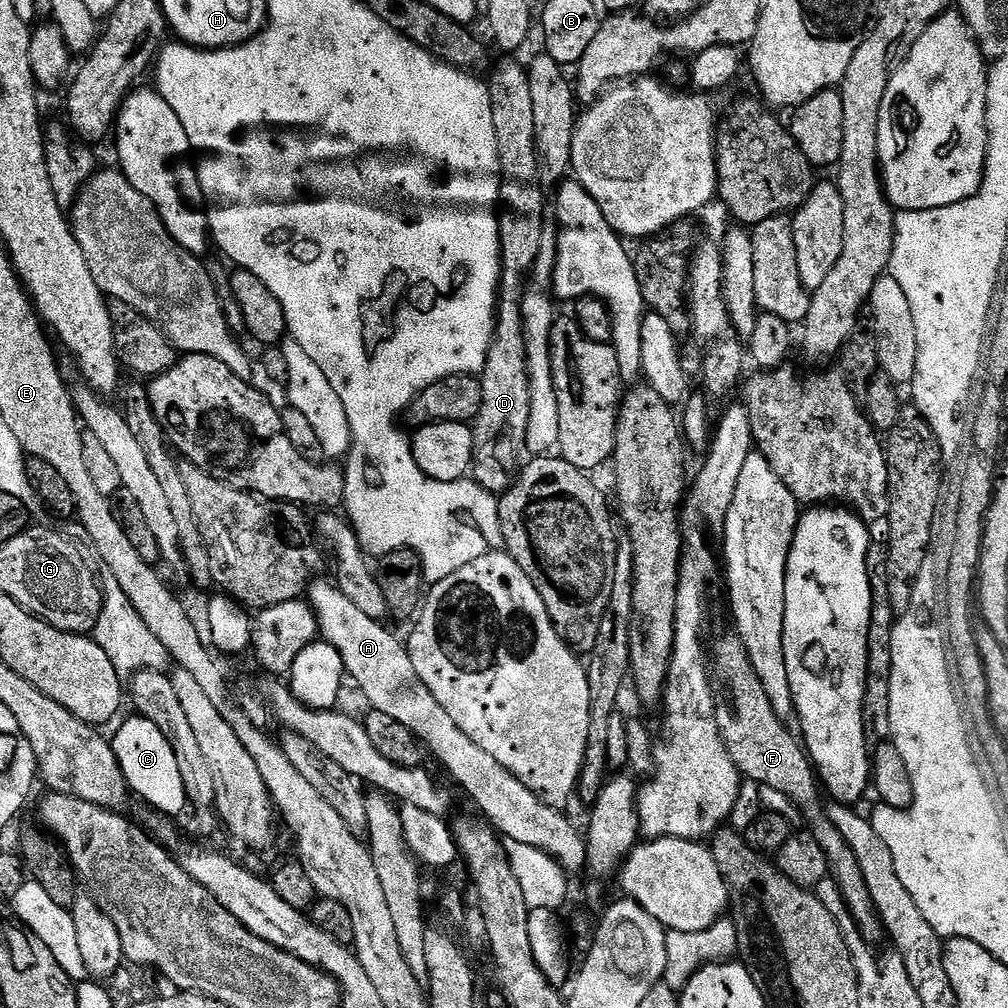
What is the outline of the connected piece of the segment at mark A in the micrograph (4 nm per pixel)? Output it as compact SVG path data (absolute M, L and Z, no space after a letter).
M315 579L306 596L318 621L321 639L332 645L343 659L345 673L364 691L366 699L375 711L394 718L416 736L425 749L428 748L452 771L451 779L471 779L479 775L489 759L486 750L475 744L446 714L444 707L414 670L407 647L392 634L381 621L364 614L358 606L342 594L331 581Z

